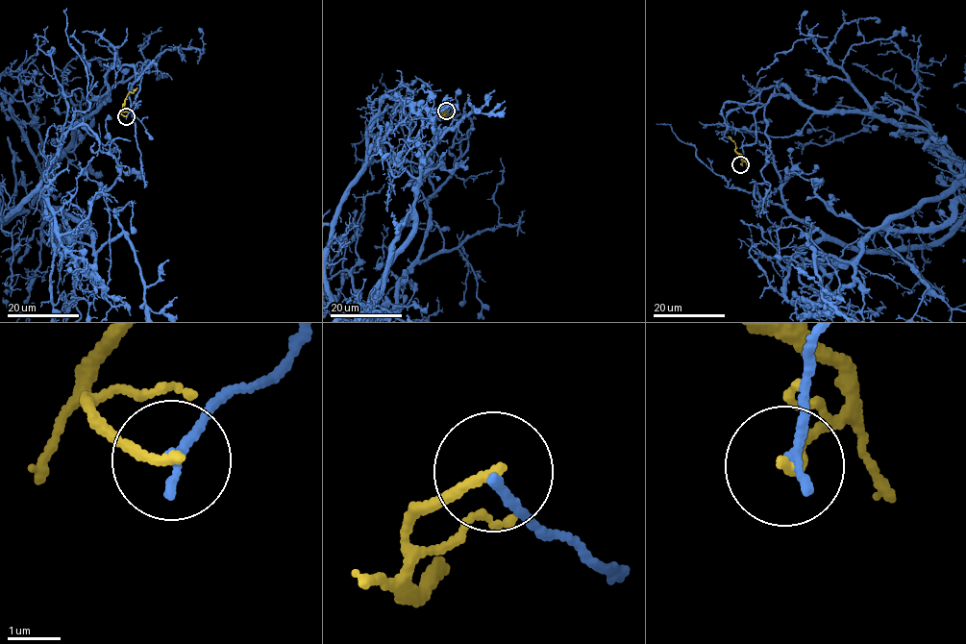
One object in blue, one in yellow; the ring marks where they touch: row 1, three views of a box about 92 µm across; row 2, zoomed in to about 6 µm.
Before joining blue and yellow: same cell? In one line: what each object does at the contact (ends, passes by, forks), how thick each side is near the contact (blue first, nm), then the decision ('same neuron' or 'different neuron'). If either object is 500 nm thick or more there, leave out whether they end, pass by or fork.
blue ends there; yellow ends there; 200 nm thick on the blue side, 190 nm on the other; different neuron

